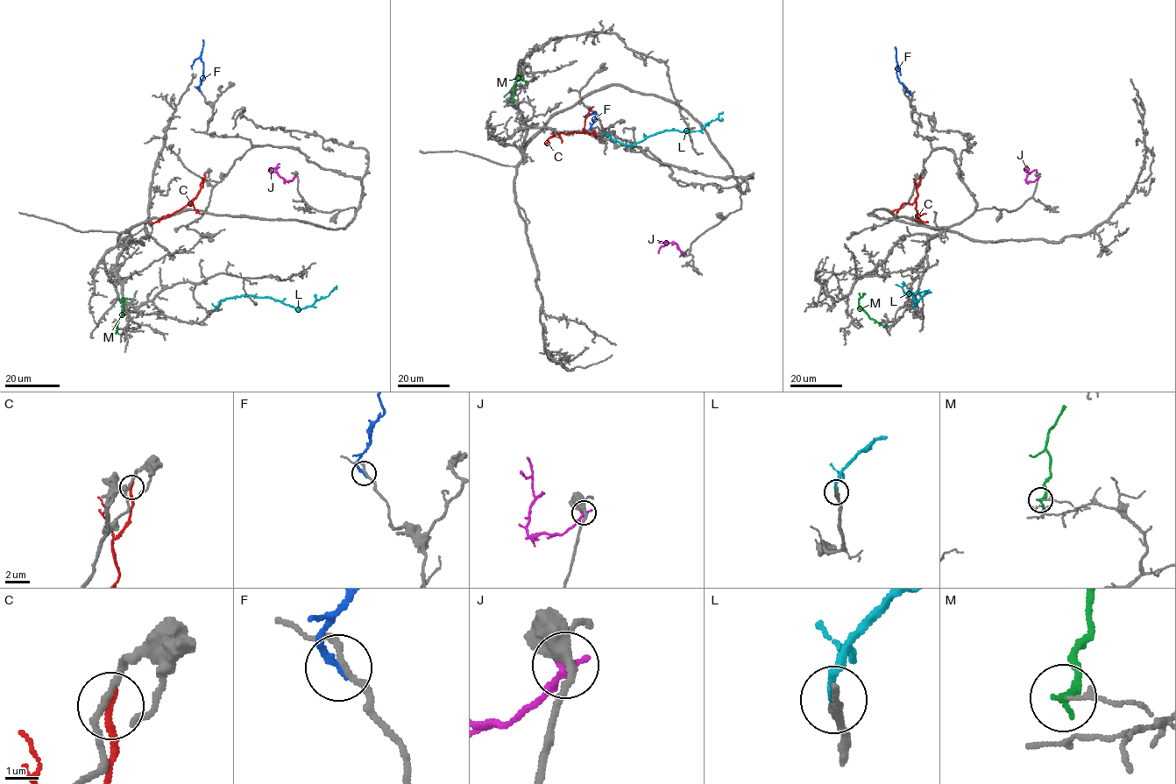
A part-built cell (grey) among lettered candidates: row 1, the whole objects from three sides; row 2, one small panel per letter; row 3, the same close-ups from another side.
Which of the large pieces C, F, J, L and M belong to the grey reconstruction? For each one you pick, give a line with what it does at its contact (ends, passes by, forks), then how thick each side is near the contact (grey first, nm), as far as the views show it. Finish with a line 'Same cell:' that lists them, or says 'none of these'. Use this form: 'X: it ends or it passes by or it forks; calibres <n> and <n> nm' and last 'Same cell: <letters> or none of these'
L: it ends; calibres 190 and 200 nm
Same cell: L

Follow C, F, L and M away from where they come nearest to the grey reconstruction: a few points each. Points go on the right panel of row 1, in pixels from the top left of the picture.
C: (920, 177), (916, 188), (916, 215), (921, 221), (928, 222)
F: (911, 95), (897, 77), (895, 46)
L: (917, 305), (928, 291), (917, 293), (913, 298), (915, 303), (910, 295), (896, 285)
M: (884, 326), (871, 319), (859, 305), (858, 300), (865, 293)

